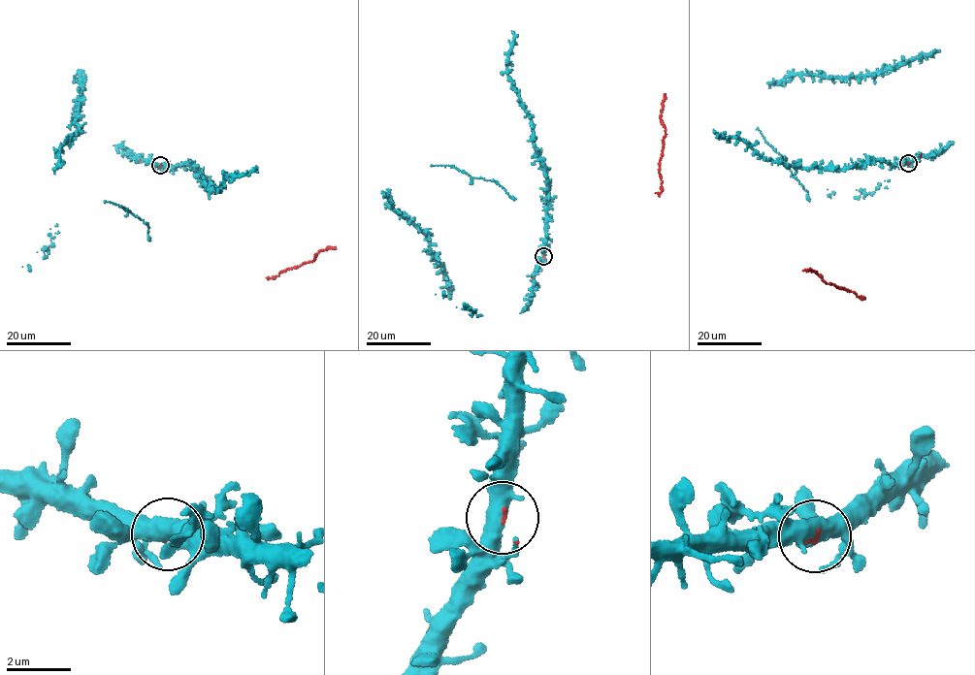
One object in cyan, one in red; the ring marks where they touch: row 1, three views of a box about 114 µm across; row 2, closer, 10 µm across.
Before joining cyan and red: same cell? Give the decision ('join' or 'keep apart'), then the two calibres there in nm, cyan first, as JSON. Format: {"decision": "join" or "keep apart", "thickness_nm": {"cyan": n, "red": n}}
{"decision": "join", "thickness_nm": {"cyan": 500, "red": 90}}

